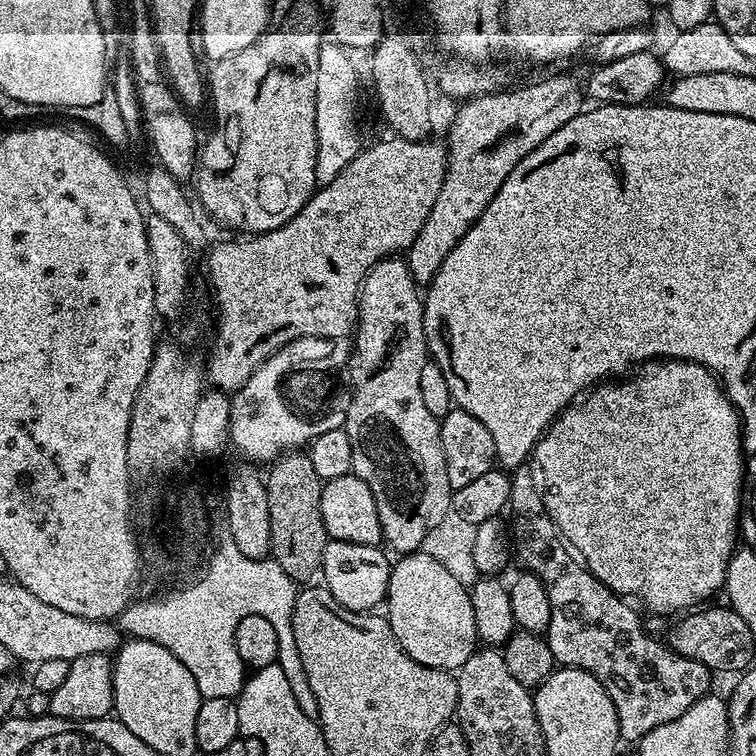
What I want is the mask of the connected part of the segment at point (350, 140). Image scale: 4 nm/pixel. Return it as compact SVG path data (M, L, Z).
M334 40L323 41L316 87L317 183L329 184L357 156L362 147L356 114L360 82L349 51Z

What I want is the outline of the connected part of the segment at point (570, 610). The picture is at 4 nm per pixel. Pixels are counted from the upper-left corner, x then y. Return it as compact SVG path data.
M521 466L511 473L512 485L508 499L510 513L512 512L510 523L516 529L516 541L523 564L531 565L531 568L540 573L546 586L546 594L550 598L550 626L546 633L548 645L557 665L565 668L581 668L594 674L594 678L602 682L618 714L621 741L638 742L646 734L650 734L650 730L666 722L674 722L674 718L682 718L682 714L686 714L686 710L690 710L694 702L709 695L708 683L714 679L713 673L706 665L672 651L663 639L655 640L654 637L647 636L643 626L640 625L639 614L628 605L631 603L627 599L617 596L601 580L594 578L594 574L584 564L576 568L580 560L572 564L577 558L572 552L564 556L570 550L564 540L552 544L552 540L548 540L548 532L532 532L532 528L551 528L551 525L544 519L540 509L540 502L544 500L541 481L537 473L529 468Z

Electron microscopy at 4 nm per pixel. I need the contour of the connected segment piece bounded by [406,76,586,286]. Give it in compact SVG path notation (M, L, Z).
M548 76L509 92L497 90L484 96L473 96L463 101L448 128L448 165L442 191L430 210L430 215L418 230L418 238L406 250L410 274L417 285L432 283L434 274L446 262L450 250L458 246L460 239L482 218L486 206L498 194L502 182L510 178L510 170L530 154L554 130L566 126L570 118L577 116L585 107L586 92L572 76Z

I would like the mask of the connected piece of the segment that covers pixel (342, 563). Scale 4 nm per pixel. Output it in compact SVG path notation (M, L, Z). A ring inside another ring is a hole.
M329 540L324 551L322 569L323 587L346 610L355 612L372 612L385 603L388 594L388 583L392 573L390 560L384 557L385 549L375 544L355 544L341 540Z

